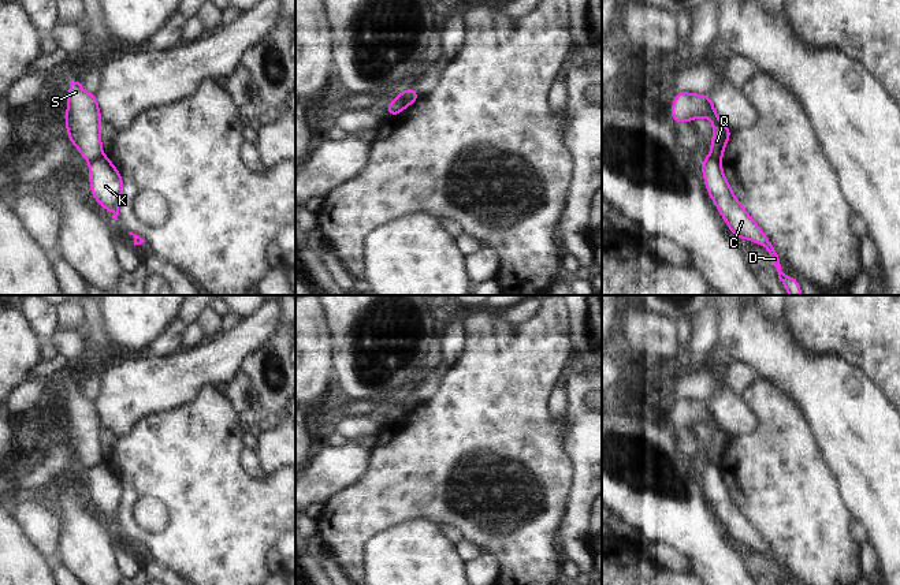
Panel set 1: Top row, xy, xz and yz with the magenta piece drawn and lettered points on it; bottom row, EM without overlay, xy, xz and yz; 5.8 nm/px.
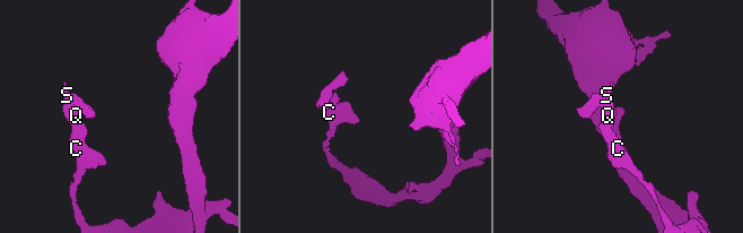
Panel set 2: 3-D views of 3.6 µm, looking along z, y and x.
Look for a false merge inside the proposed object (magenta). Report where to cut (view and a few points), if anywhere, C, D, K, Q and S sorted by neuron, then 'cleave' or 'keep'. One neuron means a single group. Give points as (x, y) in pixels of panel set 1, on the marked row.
xy (104, 155), (89, 163) | C D K / Q S | cleave

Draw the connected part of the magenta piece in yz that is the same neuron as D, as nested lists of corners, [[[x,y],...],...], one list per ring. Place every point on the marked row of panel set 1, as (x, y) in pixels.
[[[702,159],[702,176],[707,194],[714,202],[721,219],[736,239],[750,239],[751,243],[763,246],[778,272],[778,279],[789,295],[803,295],[802,287],[793,276],[781,271],[778,254],[760,226],[751,217],[744,205],[733,194],[733,187],[726,180],[722,163],[717,159]]]

